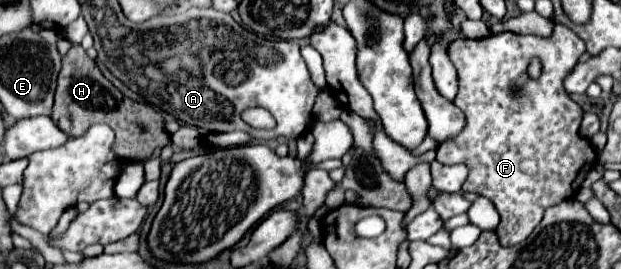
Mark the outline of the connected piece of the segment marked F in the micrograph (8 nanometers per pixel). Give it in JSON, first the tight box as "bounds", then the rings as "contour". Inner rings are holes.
{"bounds":[436,24,596,246],"contour":[[[556,24],[554,32],[546,38],[534,34],[516,36],[512,32],[502,32],[480,40],[458,38],[448,46],[450,62],[458,72],[458,94],[454,104],[464,112],[466,126],[458,136],[444,140],[438,146],[436,160],[442,164],[468,166],[470,174],[462,188],[486,196],[494,202],[496,210],[500,212],[496,234],[502,246],[514,246],[526,240],[526,236],[530,236],[530,232],[540,224],[544,210],[572,198],[572,194],[580,188],[586,172],[596,162],[596,152],[590,140],[578,134],[584,112],[564,90],[564,78],[574,70],[582,52],[586,52],[586,44],[562,24]],[[532,56],[538,56],[544,64],[542,76],[538,80],[532,80],[526,72],[528,60]],[[512,86],[522,88],[520,98],[510,94]]]}

